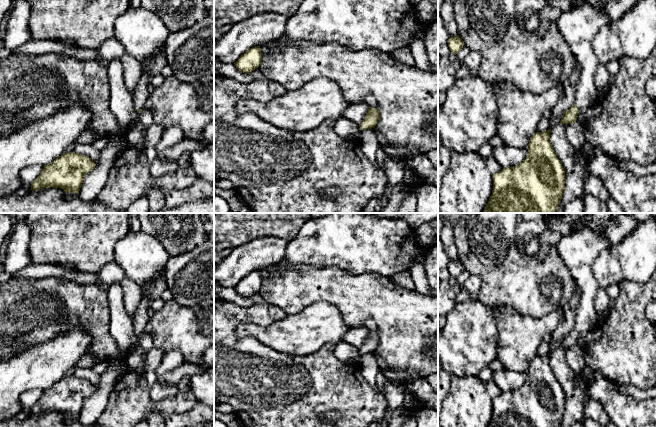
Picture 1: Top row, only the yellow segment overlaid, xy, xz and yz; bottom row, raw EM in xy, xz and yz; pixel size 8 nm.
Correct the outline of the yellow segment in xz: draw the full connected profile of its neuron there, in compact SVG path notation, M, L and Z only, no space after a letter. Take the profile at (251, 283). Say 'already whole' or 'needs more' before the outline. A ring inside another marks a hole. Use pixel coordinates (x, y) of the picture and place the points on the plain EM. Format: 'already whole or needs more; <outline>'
already whole; M255 270L242 278L234 288L240 296L251 298L253 294L261 289L261 285L262 278L260 270Z

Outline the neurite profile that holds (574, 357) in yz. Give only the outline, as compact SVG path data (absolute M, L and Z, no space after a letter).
M569 347L566 349L566 360L573 371L582 373L586 366L581 350L577 347Z

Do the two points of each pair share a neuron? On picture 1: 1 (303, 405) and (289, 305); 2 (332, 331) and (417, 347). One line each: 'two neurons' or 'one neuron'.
1: two neurons
2: two neurons

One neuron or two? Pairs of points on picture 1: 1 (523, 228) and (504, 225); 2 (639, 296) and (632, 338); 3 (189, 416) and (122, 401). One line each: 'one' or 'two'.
1: two
2: one
3: two

